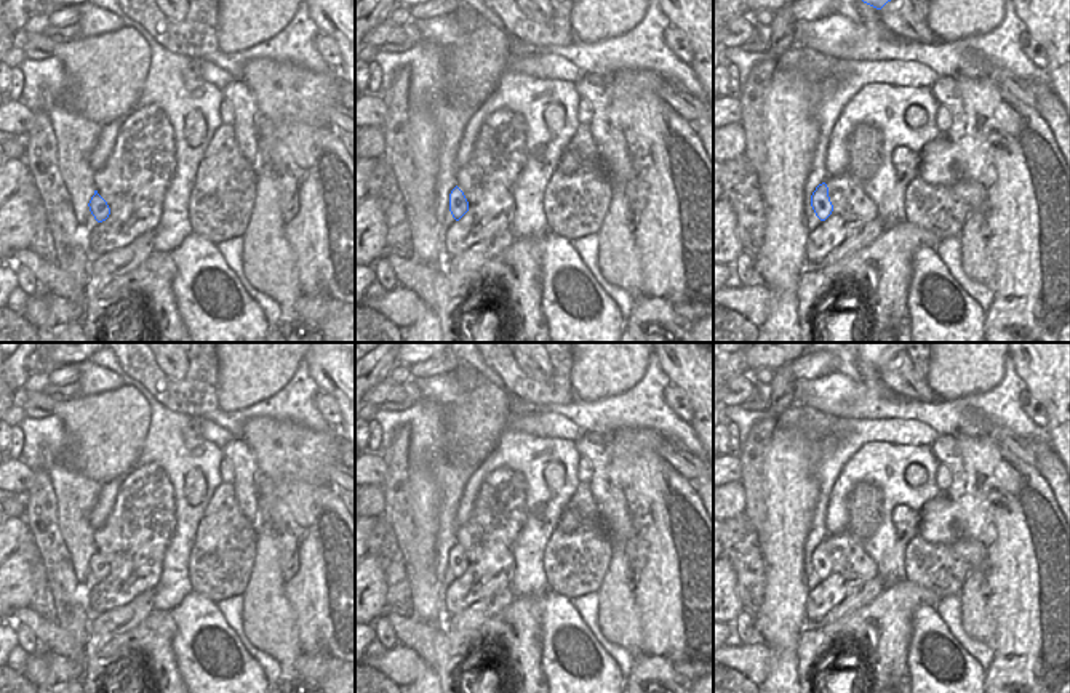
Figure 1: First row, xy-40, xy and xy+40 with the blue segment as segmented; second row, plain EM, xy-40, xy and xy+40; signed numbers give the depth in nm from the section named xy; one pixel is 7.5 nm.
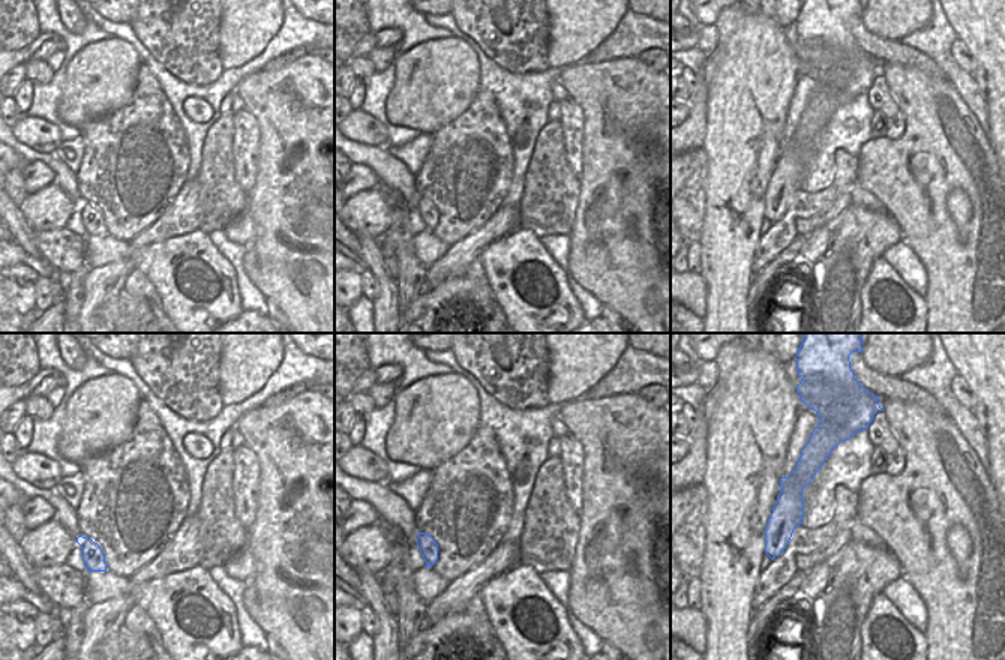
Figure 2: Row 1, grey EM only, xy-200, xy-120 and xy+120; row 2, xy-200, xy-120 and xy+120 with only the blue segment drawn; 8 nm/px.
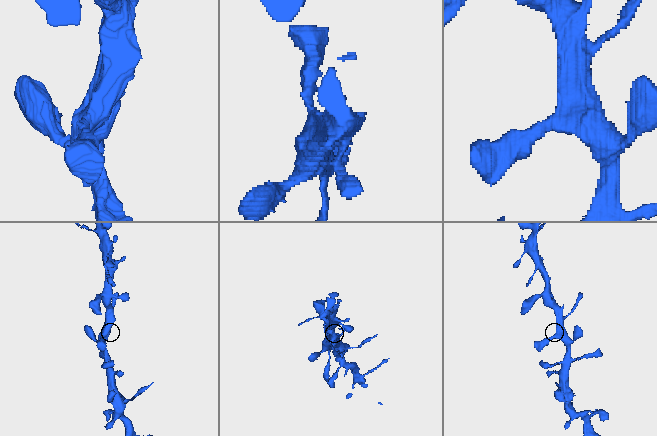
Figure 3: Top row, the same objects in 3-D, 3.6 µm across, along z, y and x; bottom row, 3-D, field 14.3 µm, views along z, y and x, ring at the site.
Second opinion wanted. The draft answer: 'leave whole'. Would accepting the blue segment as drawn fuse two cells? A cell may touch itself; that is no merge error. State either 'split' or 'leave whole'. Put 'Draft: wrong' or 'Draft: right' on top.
Draft: right
leave whole

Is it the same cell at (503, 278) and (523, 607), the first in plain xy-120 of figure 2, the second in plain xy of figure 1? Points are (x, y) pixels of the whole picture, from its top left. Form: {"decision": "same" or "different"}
{"decision": "different"}

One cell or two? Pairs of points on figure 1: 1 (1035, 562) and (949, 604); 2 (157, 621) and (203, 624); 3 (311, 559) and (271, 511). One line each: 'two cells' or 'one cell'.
1: two cells
2: two cells
3: one cell

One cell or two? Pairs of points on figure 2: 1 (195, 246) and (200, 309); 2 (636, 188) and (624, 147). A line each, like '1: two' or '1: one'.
1: one
2: two

